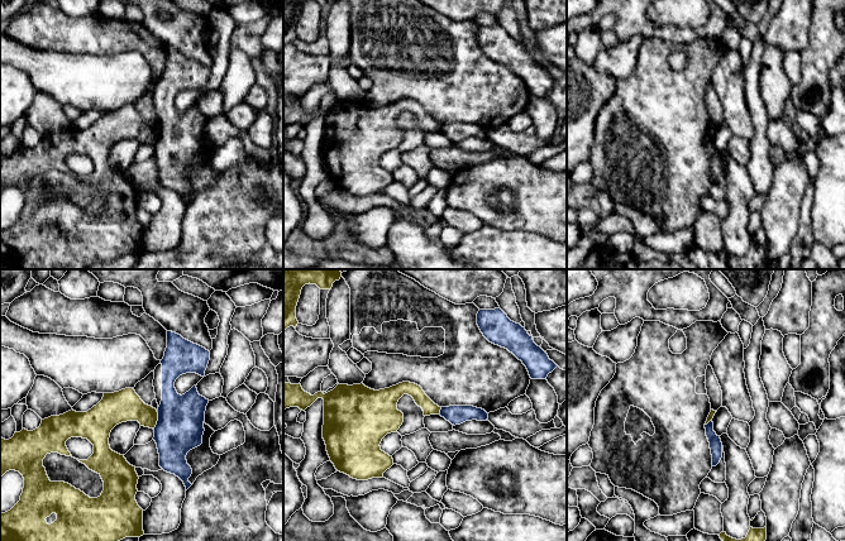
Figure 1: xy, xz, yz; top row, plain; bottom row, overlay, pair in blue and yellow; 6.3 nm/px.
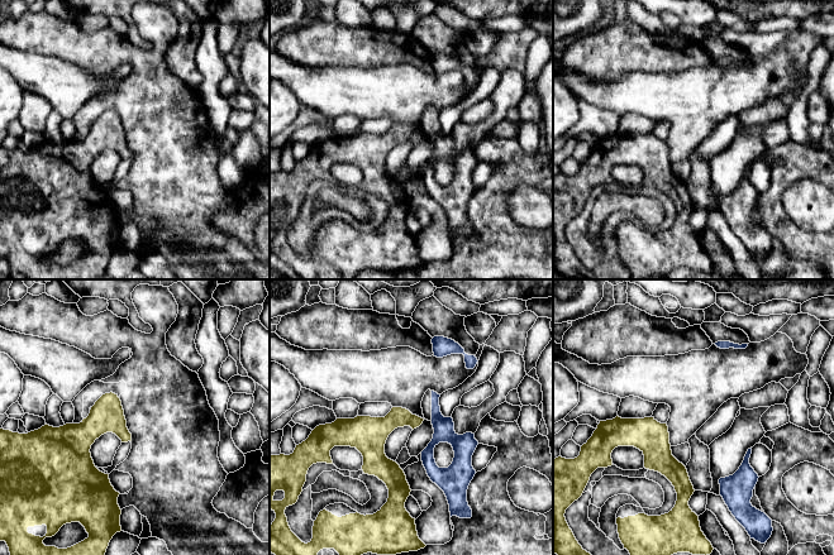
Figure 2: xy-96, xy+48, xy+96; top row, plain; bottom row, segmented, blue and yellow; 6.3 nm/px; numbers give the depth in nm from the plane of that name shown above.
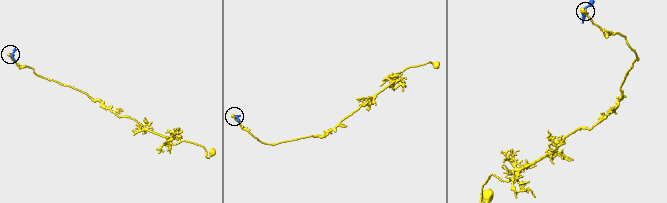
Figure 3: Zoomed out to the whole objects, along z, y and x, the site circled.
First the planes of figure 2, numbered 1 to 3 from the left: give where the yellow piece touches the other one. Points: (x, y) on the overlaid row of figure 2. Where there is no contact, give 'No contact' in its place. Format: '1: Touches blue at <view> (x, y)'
1: No contact
2: No contact
3: No contact

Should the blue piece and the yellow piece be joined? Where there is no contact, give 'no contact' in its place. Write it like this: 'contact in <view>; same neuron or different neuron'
contact in xy; different neuron

